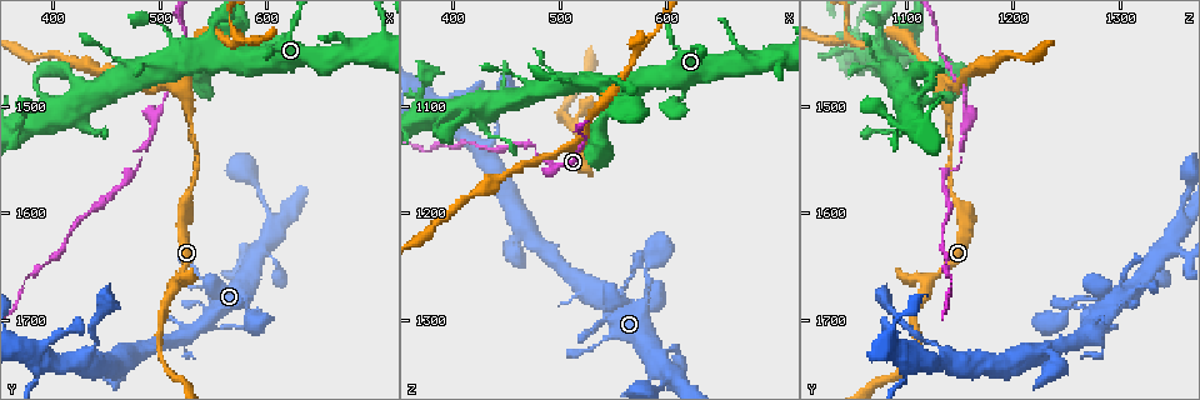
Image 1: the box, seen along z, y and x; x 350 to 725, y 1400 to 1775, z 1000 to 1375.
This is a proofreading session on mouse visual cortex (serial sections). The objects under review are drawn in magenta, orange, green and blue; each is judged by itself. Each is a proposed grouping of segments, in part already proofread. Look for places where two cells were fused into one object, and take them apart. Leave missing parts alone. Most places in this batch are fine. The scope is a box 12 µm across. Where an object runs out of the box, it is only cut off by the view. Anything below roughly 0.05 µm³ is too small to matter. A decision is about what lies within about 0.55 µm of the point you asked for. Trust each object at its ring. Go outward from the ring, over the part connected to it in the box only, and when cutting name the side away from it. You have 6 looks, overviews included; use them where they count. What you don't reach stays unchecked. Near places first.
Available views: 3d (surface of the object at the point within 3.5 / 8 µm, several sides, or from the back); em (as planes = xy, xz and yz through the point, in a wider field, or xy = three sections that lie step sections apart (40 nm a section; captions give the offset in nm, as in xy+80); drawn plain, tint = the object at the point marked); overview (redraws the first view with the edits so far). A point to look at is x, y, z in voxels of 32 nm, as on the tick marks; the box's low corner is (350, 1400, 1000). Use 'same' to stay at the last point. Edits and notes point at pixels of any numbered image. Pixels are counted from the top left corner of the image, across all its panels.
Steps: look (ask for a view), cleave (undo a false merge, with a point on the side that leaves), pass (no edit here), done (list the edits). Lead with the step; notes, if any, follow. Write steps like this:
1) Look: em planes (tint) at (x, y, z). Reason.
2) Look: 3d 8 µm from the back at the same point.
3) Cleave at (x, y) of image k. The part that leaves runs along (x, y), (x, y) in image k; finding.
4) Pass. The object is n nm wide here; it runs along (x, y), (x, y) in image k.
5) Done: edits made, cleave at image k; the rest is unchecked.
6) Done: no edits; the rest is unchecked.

Look: 3d 8 µm at (558, 1690, 1274). Small branch off a trunk.

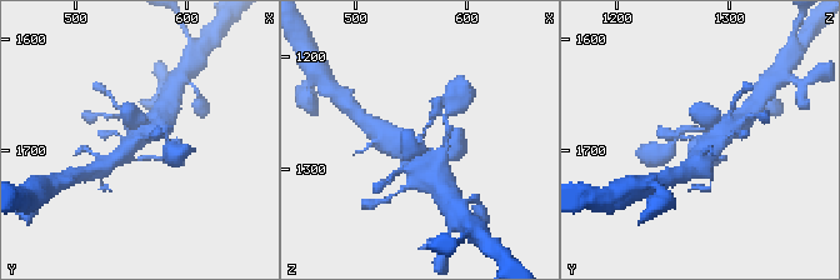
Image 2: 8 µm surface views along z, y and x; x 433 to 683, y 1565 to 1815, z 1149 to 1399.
Look: em xy step 5 (tint) at (560, 1690, 1274).

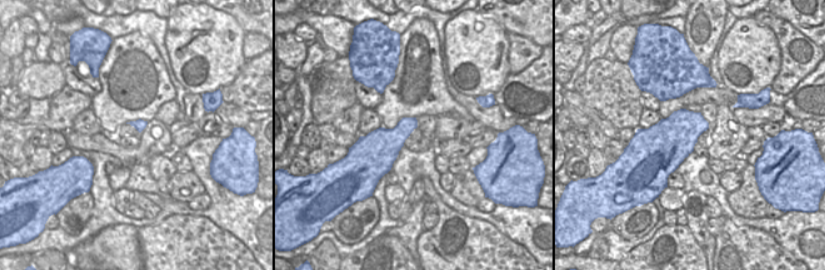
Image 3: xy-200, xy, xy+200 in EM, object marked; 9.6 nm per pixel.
Pass. It runs along (146, 128), (123, 155), (99, 169) in image 2; all the same cell.

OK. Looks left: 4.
Look: 3d 8 µm from the back at (588, 1638, 1344). Sharp bend.

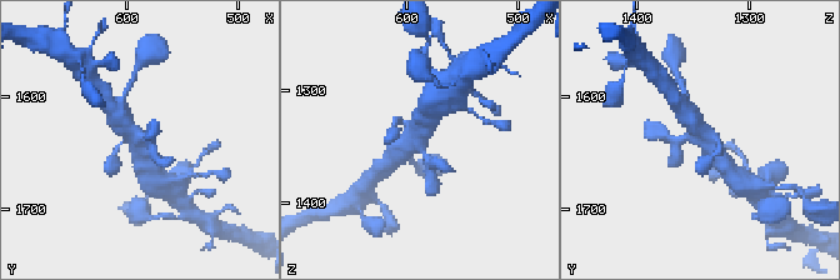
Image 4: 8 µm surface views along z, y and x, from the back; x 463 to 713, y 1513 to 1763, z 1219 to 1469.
Look: em xy step 3 (tint) at (588, 1636, 1344). 4 arms meet here; the arms are 200, 200, 600, 600 nm wide.

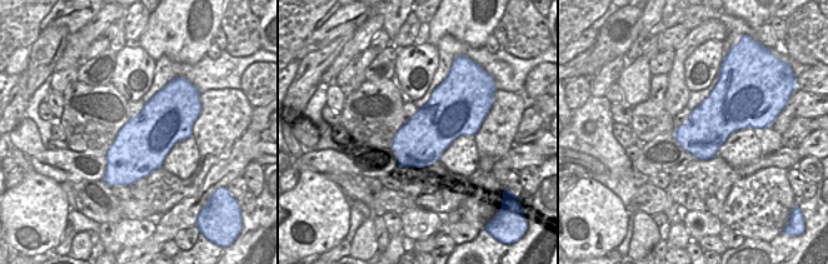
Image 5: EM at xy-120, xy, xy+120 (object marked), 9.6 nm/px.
Pass. The object is 480 nm wide here; it runs along (729, 169), (688, 115) in image 4; one cell here.

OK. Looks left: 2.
Look: 3d 3.5 µm at (486, 1548, 1152). Narrows sharply.

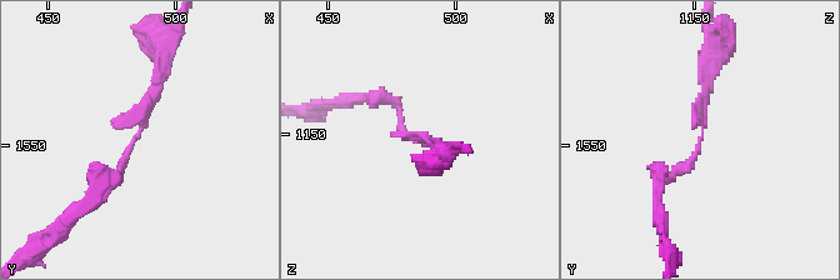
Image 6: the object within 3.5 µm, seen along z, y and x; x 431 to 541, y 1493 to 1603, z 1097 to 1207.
Look: em planes (tint) at (484, 1550, 1152). The arms are 150, 150 nm wide; now the EM.

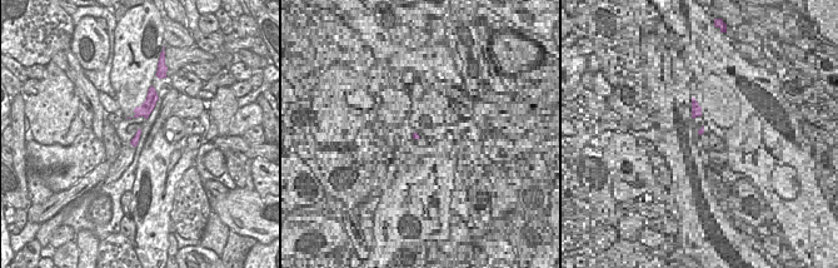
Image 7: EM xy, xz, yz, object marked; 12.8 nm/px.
Pass. It runs along (161, 74), (120, 178), (96, 193) in image 6; continuous, no second cell.

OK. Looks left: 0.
Done: no edits; the rest is unchecked.

